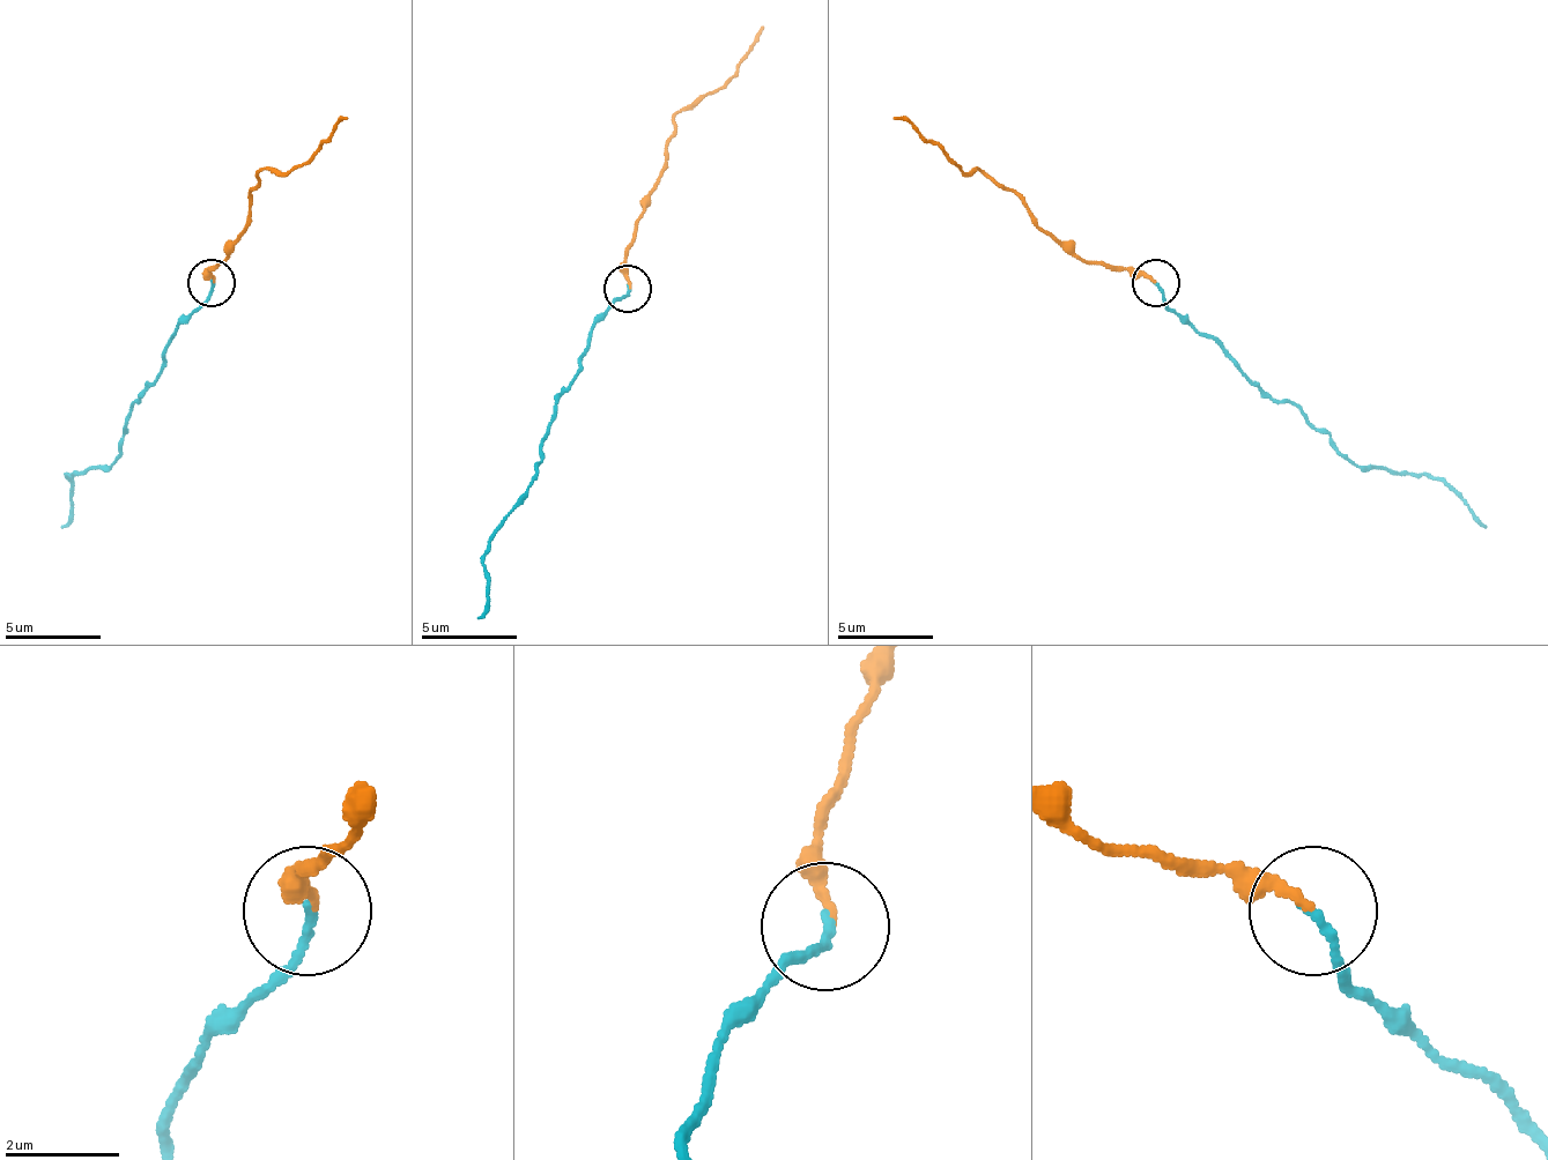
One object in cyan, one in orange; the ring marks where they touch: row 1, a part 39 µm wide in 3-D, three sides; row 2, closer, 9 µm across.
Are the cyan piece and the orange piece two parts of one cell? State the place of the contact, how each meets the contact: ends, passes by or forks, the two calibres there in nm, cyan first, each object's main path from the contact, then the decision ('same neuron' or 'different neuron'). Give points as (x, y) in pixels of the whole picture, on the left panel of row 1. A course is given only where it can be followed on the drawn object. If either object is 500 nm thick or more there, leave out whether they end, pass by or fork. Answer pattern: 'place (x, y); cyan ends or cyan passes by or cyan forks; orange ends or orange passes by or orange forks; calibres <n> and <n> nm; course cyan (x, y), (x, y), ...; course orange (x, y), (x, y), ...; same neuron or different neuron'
place (212, 282); cyan ends; orange ends; calibres 140 and 150 nm; course cyan (210, 283), (177, 327), (162, 370), (134, 403), (115, 460), (76, 470), (67, 480), (72, 518), (63, 527); course orange (215, 283), (210, 269), (249, 222), (258, 175), (301, 164), (348, 117); same neuron

